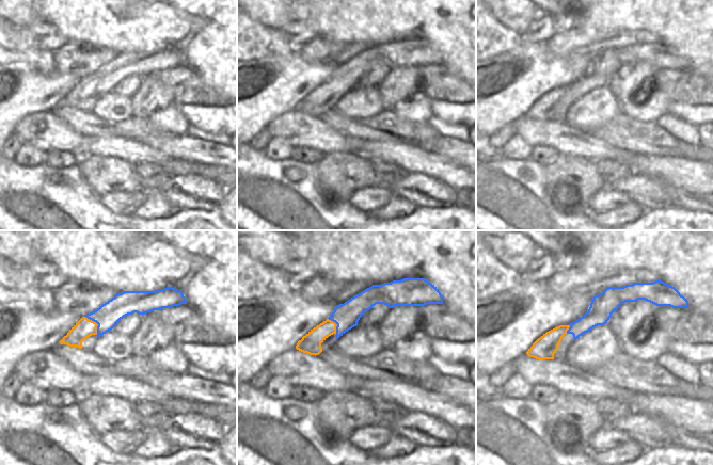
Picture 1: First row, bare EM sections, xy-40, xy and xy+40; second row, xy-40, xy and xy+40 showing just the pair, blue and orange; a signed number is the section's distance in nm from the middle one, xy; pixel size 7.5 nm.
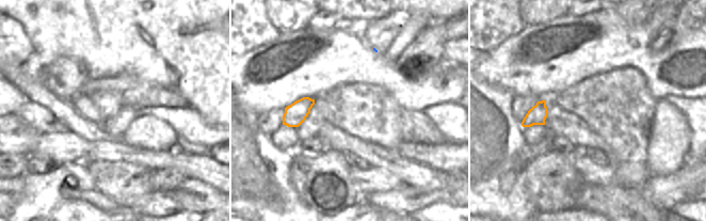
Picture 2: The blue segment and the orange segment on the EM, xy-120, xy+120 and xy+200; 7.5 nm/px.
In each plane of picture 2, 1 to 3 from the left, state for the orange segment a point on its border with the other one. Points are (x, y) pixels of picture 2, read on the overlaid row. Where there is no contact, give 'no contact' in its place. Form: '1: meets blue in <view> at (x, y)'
1: no contact
2: no contact
3: no contact

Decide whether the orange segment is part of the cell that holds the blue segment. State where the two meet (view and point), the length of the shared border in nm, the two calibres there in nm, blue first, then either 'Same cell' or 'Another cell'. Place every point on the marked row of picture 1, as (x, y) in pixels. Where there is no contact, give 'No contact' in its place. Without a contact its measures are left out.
Touches blue at xy-40 (96, 322). Shared border 180 nm. Thickness 180 nm (blue) against 140 nm. Another cell

